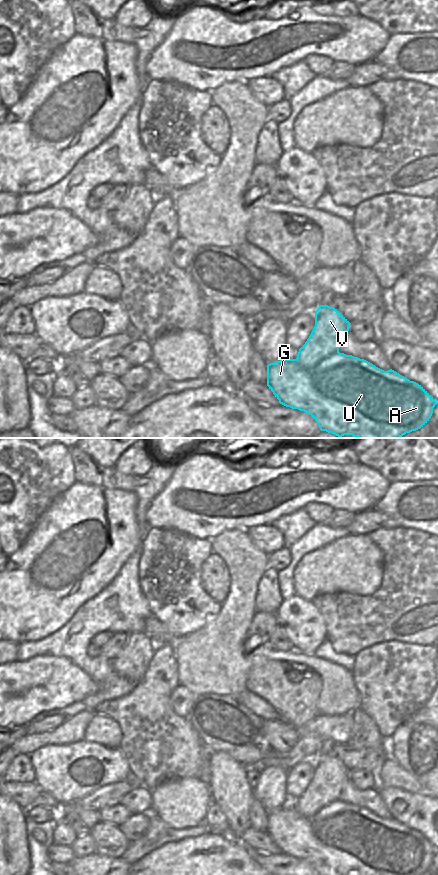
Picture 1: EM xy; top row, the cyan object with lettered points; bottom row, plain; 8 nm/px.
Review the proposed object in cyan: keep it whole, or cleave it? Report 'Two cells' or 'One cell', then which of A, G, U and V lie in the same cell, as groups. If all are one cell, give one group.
Two cells. Groups: A G U / V

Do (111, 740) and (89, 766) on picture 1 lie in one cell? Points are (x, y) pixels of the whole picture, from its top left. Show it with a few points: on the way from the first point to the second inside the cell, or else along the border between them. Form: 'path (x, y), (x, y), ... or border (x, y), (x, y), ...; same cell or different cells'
border (84, 739), (106, 746), (118, 747); different cells

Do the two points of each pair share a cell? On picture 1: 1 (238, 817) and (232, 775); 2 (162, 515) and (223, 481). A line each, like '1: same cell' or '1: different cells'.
1: same cell
2: same cell

